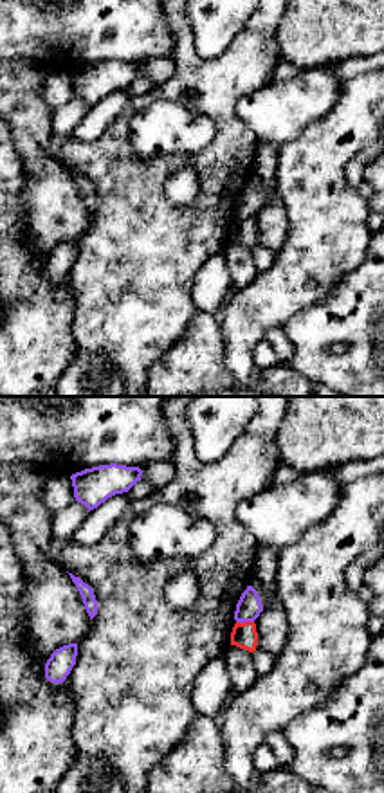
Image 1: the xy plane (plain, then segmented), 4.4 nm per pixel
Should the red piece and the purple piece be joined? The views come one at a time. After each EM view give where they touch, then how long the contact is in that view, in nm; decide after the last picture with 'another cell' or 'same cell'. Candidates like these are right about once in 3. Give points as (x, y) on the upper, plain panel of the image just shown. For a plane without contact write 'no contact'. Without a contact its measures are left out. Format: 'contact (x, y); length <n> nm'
contact (246, 218); length 80 nm

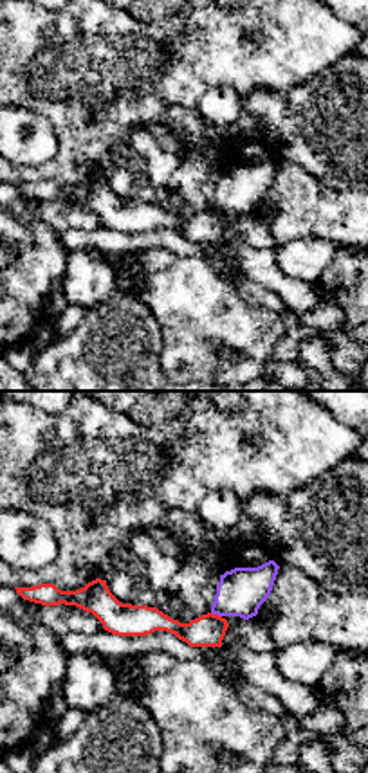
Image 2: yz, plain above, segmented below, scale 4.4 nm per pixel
contact (217, 211); length 50 nm

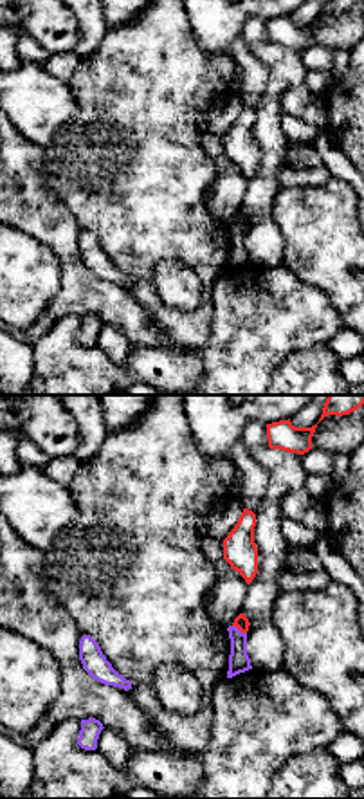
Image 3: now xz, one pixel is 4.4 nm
contact (240, 226); length 80 nm

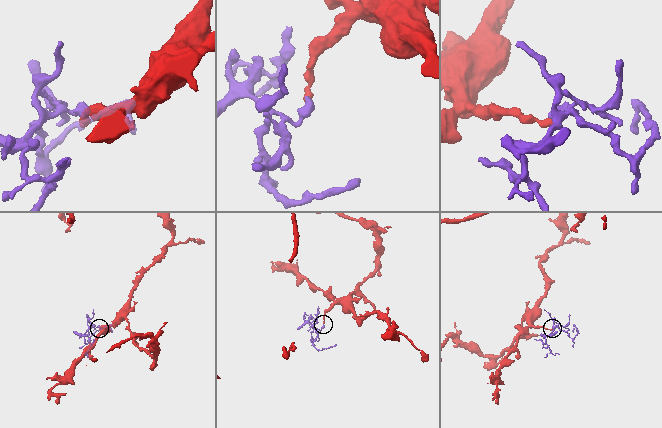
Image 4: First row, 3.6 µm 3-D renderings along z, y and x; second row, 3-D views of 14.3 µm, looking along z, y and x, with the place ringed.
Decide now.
another cell

